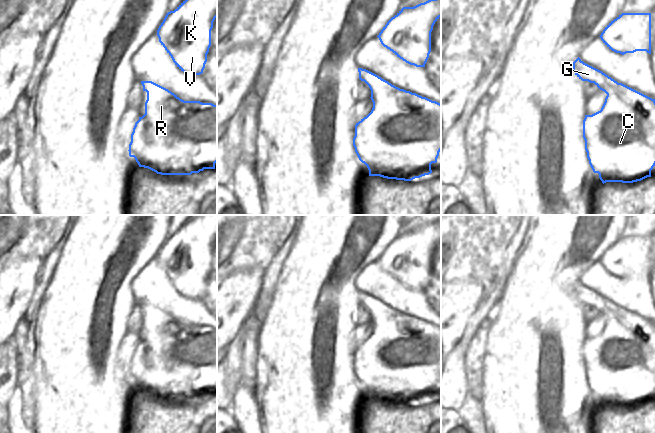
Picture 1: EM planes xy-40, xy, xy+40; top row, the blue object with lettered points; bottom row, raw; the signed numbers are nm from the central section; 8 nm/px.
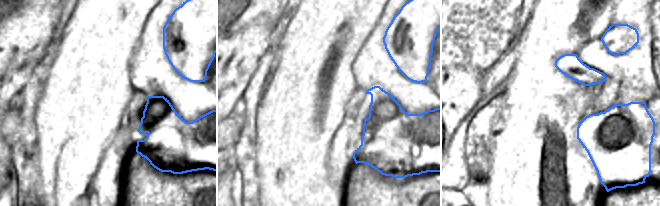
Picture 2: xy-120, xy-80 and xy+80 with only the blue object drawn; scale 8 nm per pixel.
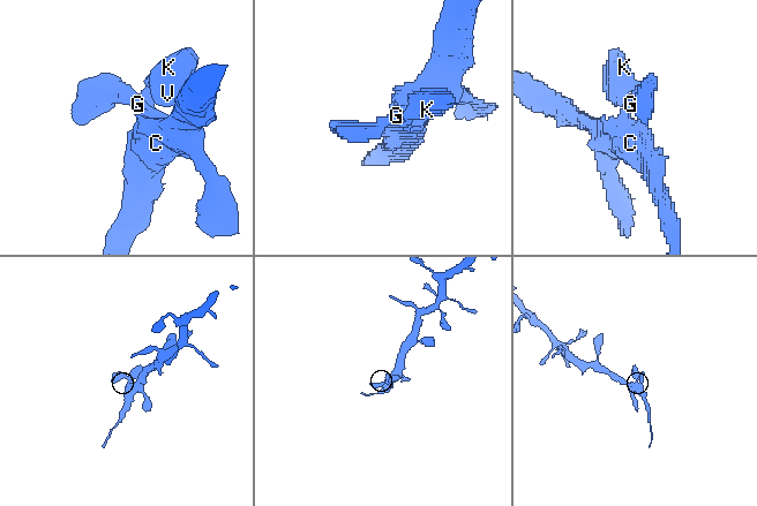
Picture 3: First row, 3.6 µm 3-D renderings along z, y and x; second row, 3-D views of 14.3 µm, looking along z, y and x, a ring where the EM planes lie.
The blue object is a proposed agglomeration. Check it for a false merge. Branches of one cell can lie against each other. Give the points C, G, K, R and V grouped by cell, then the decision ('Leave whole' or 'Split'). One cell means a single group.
Groups: C G K R V. Leave whole

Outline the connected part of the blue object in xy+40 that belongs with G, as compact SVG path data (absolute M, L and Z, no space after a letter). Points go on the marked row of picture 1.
M579 57L573 62L573 72L607 94L601 110L585 115L583 120L585 150L593 172L599 174L603 184L633 183L651 177L655 166L655 99L618 83Z

